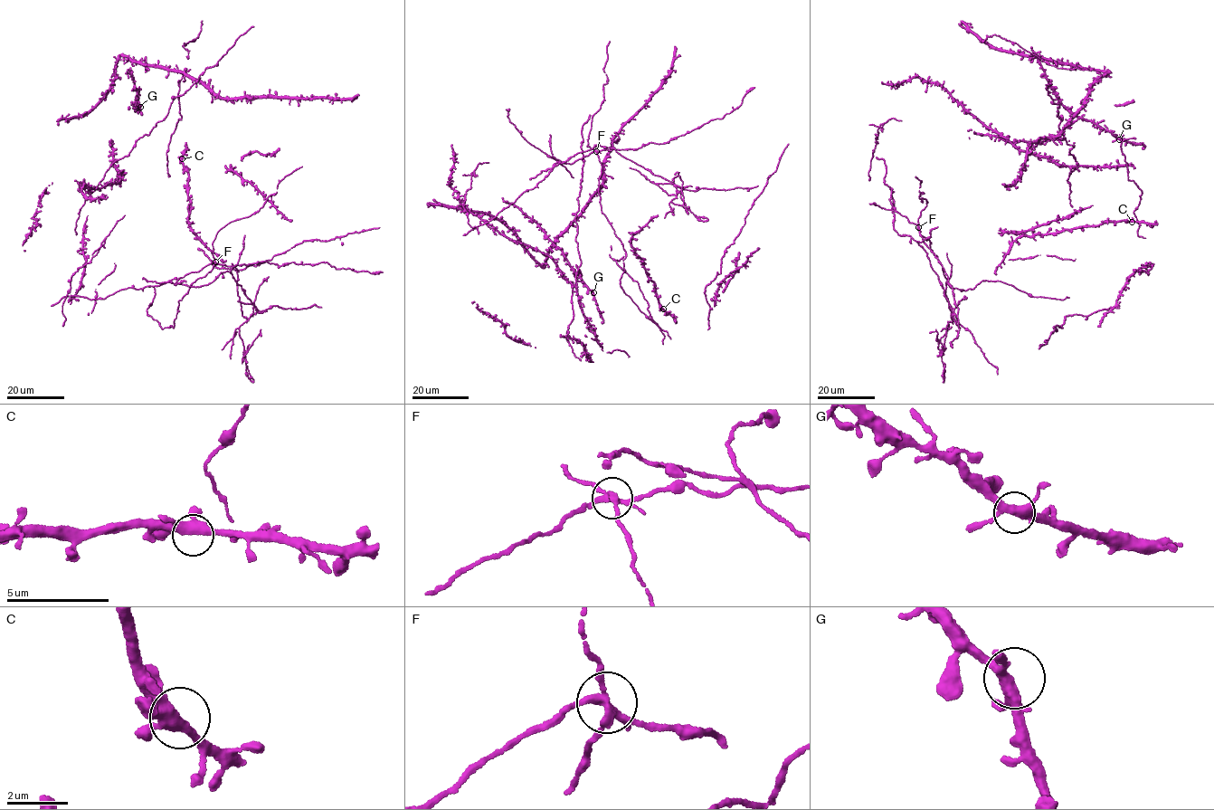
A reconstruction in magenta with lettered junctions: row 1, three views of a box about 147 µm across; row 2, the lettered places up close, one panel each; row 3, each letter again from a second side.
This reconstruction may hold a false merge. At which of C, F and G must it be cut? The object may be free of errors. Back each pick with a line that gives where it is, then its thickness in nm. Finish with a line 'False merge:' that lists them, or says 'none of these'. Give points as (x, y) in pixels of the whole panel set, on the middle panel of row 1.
F: place (596, 151); calibre 260 nm
False merge: F

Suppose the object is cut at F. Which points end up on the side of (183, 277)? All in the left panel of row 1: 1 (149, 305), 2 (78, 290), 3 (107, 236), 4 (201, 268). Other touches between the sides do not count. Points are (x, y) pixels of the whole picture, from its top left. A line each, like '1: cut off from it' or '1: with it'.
1: cut off from it
2: cut off from it
3: with it
4: with it

